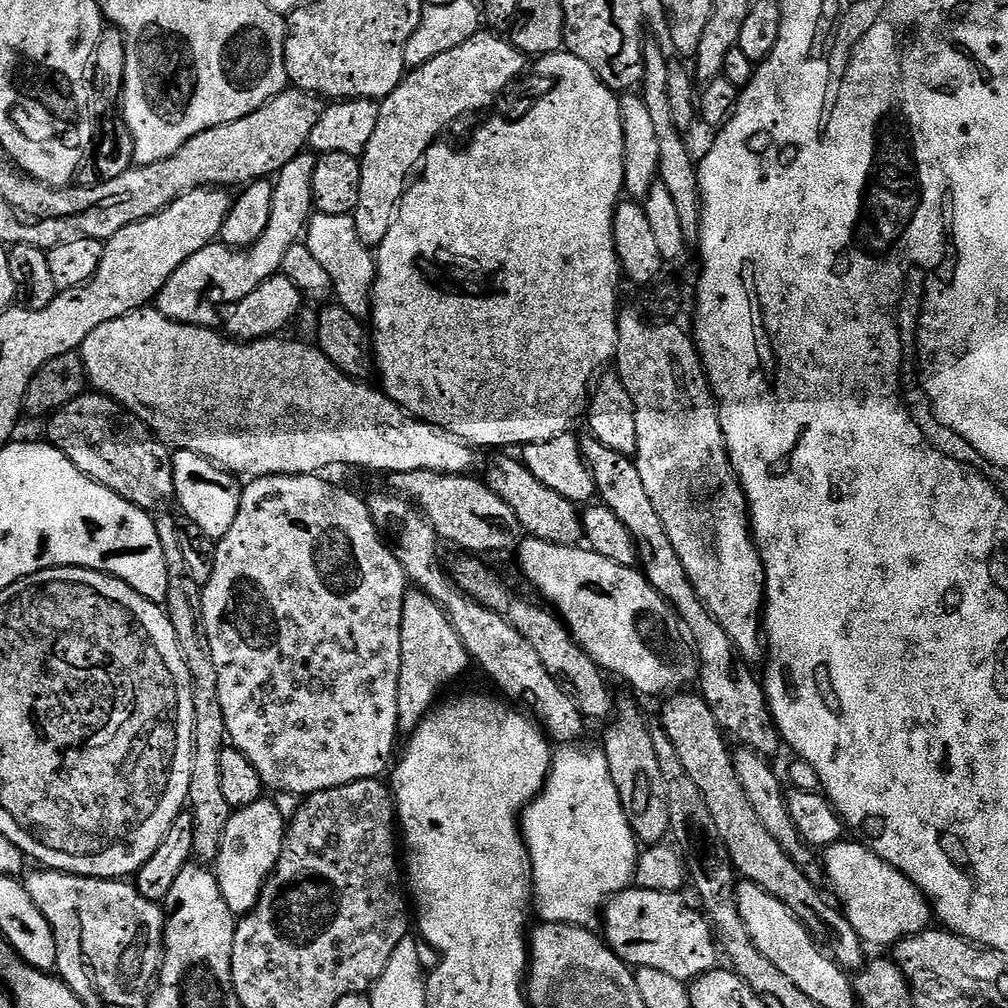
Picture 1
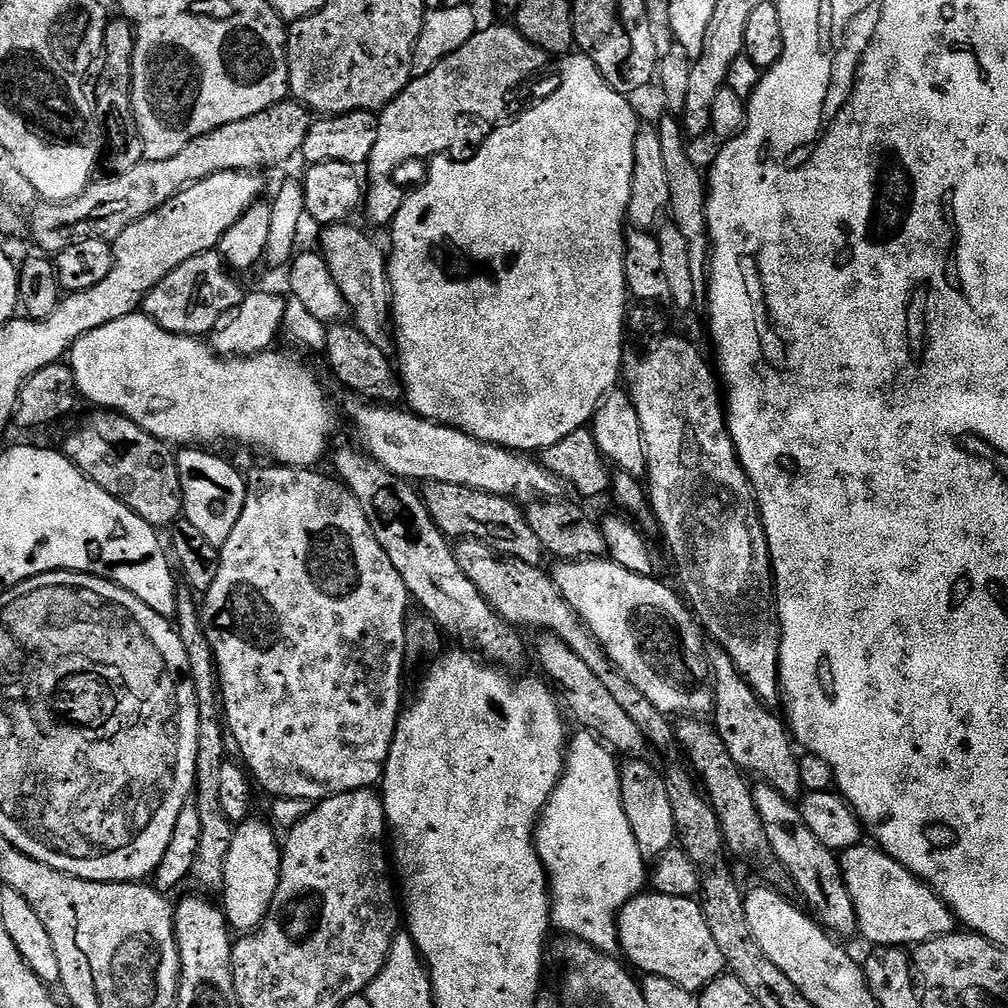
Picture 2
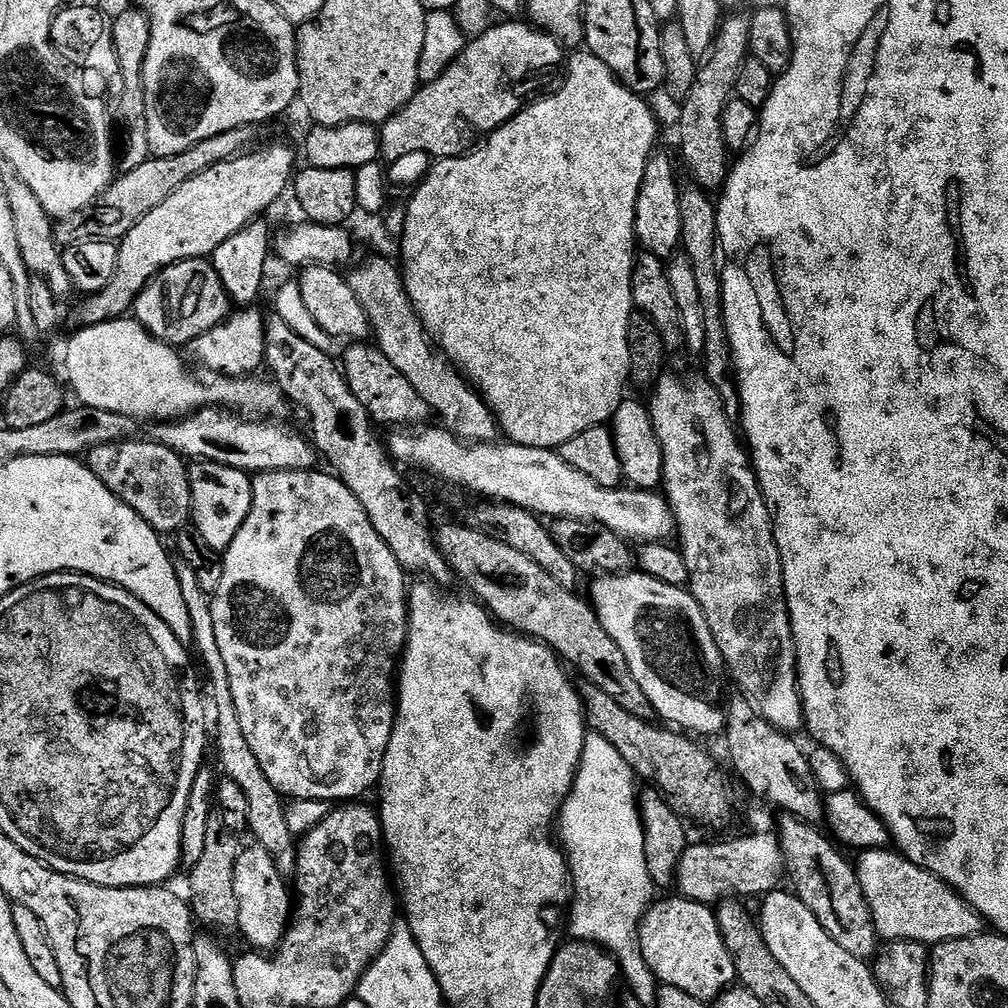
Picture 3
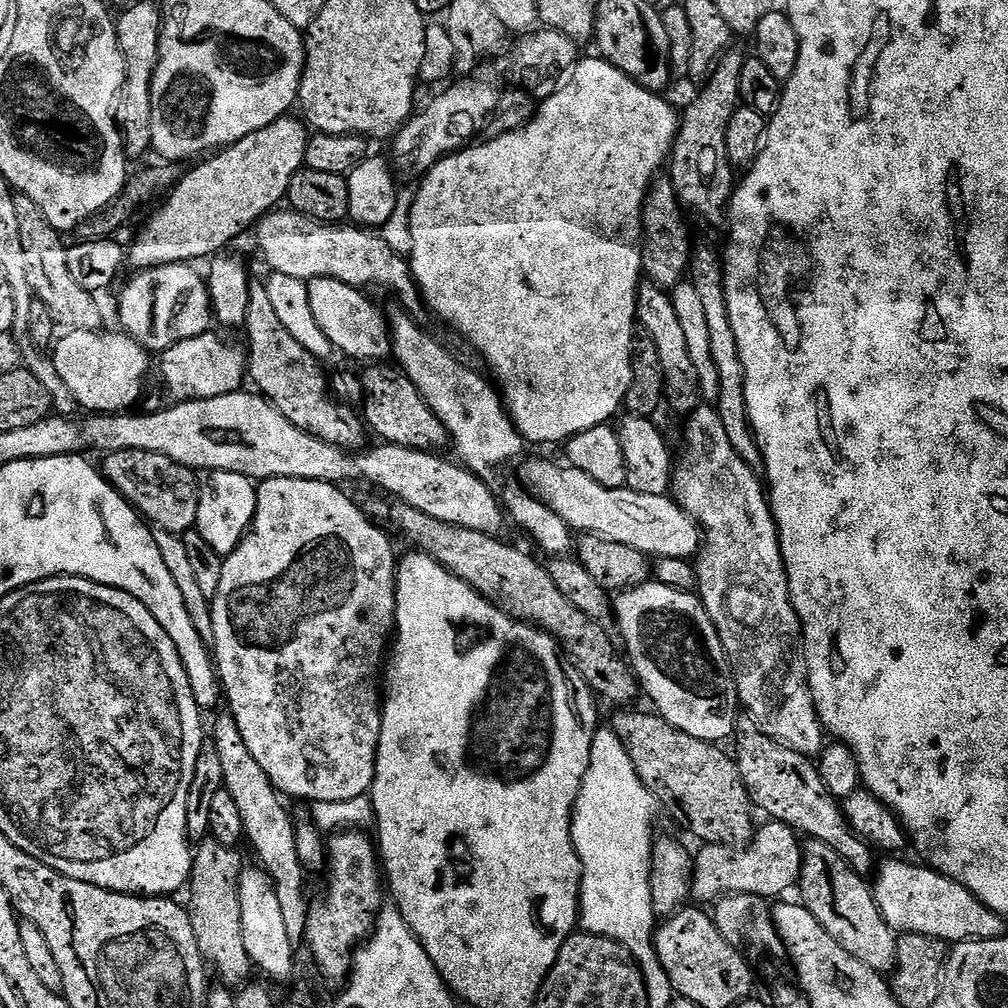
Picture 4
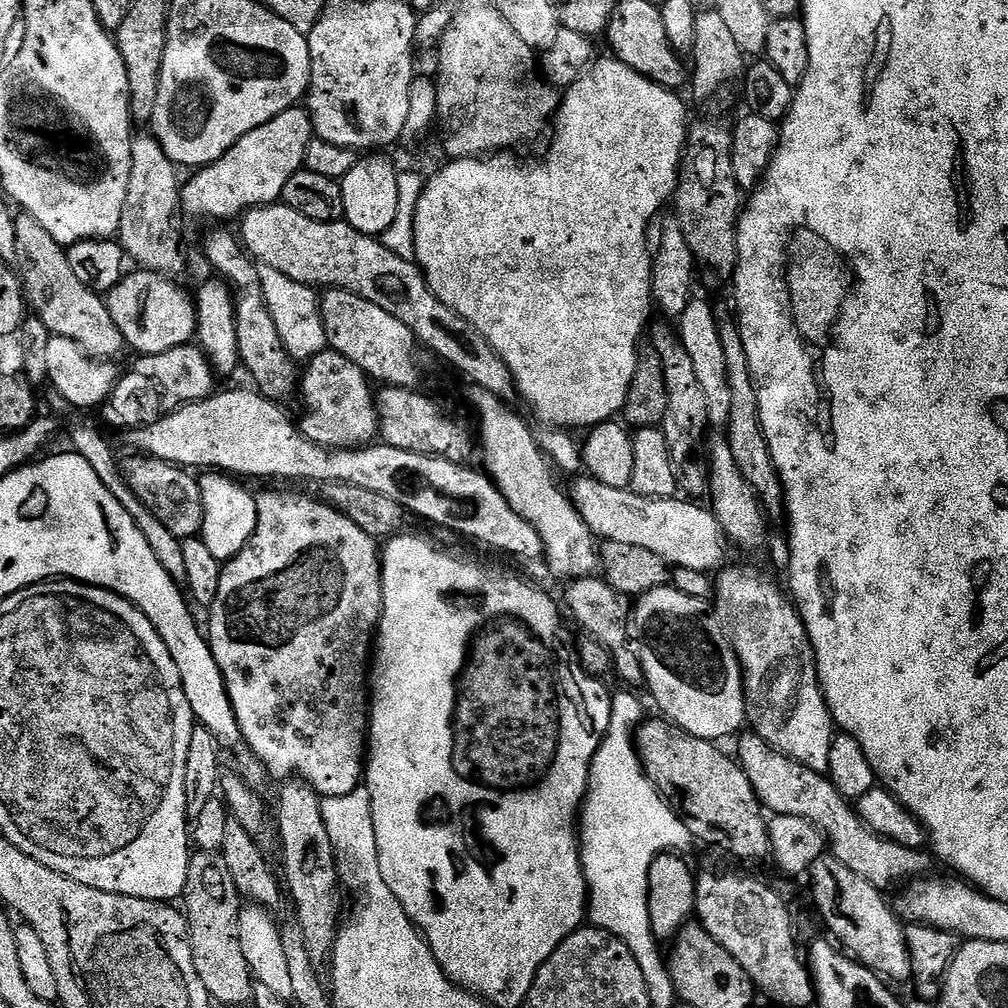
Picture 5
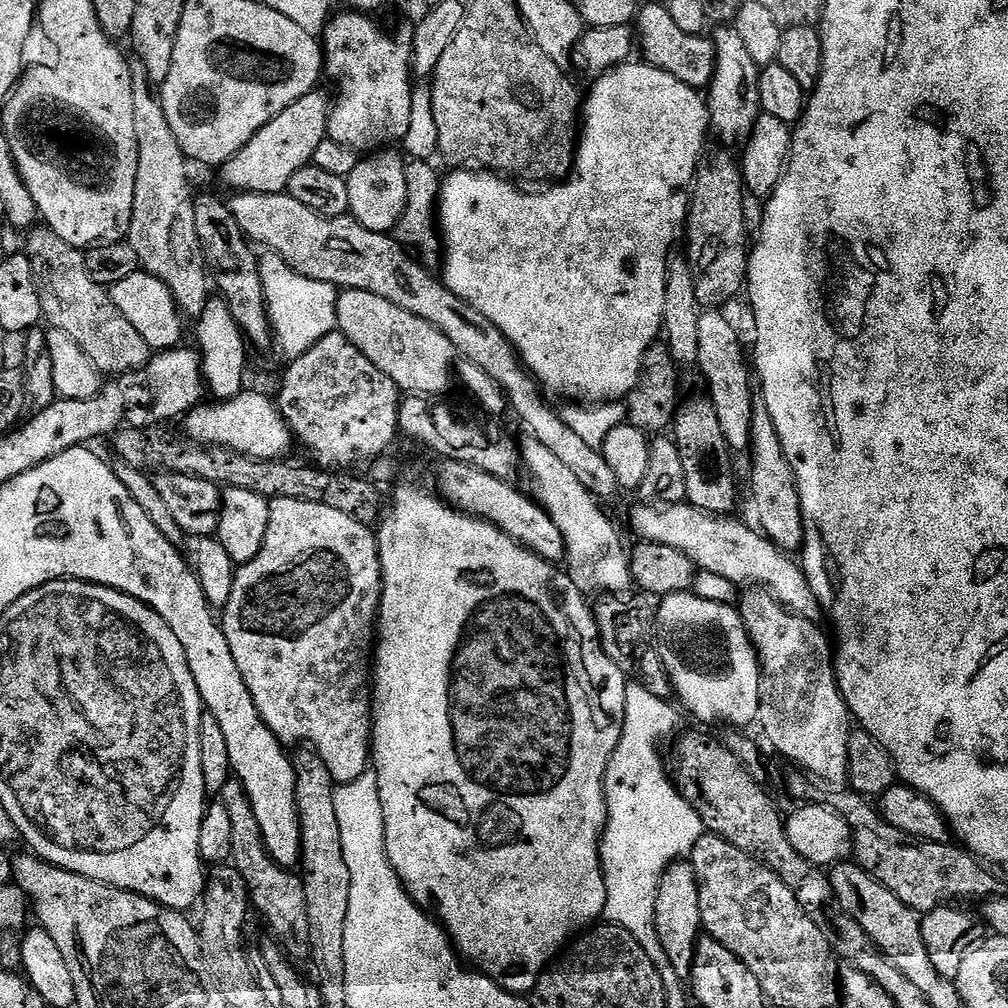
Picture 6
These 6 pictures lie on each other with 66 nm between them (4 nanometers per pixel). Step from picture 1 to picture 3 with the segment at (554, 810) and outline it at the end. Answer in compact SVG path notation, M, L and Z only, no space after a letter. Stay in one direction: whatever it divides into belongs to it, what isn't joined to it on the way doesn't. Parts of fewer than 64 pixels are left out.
M589 731L584 738L584 749L582 750L582 758L580 759L580 768L576 772L576 780L572 783L570 794L564 798L564 805L560 808L560 815L556 830L558 833L559 843L562 845L562 851L568 858L569 875L570 875L570 928L574 931L575 939L584 940L588 944L598 944L605 952L612 953L620 964L620 973L623 979L628 979L628 984L633 988L634 999L641 1006L652 1006L656 1003L656 989L658 981L655 974L650 970L650 966L646 966L646 958L642 958L642 950L640 949L640 919L644 917L644 913L648 911L653 903L654 885L650 878L650 870L646 870L646 854L644 853L644 827L640 821L640 805L638 803L638 777L633 772L632 767L626 762L626 758L622 758L622 754L618 754L618 750L614 750L614 746L610 746L610 742L606 742L606 738L602 738L602 734Z

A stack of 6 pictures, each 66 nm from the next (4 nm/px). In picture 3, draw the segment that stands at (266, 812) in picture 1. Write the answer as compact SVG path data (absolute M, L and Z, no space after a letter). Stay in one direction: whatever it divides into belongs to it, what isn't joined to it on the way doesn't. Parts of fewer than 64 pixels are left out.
M259 846L245 847L234 866L234 898L238 900L238 932L249 940L256 950L272 950L279 945L284 937L284 929L290 918L290 890L284 886L286 878L281 875L271 854Z

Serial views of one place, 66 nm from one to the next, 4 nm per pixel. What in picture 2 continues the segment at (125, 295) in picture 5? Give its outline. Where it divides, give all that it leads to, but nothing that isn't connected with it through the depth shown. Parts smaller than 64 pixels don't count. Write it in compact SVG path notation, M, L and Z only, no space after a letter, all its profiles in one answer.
M219 251L203 252L197 256L191 256L178 270L166 274L154 290L145 298L143 311L162 330L170 330L179 336L195 336L204 338L209 335L219 324L222 314L237 308L244 301L245 289L240 289L240 284L236 280L223 256Z

